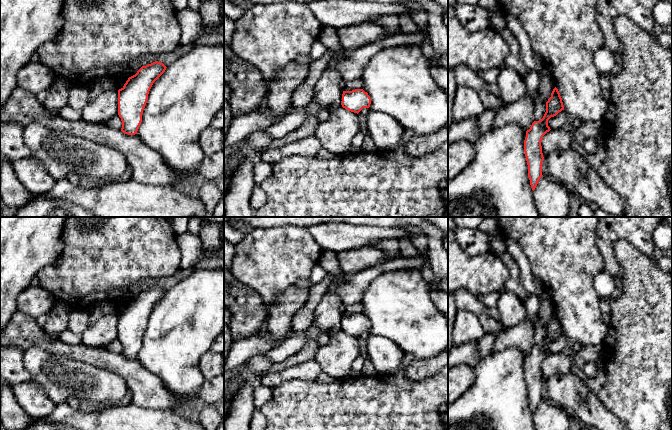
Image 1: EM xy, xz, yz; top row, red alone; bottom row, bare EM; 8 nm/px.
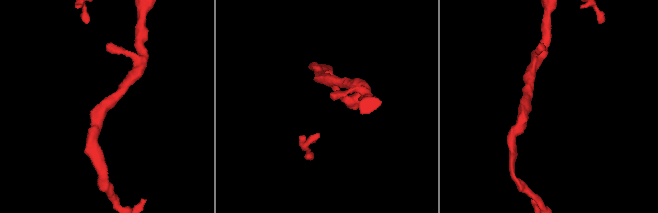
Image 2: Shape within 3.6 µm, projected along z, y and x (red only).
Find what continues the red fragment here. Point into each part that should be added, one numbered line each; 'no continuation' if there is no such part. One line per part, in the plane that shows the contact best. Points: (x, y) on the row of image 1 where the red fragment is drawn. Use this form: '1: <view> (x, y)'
no continuation

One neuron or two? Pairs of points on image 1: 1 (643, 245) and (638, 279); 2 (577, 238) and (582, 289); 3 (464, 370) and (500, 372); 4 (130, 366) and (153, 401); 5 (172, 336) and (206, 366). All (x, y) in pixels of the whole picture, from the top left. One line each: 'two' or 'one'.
1: two
2: one
3: two
4: one
5: two

